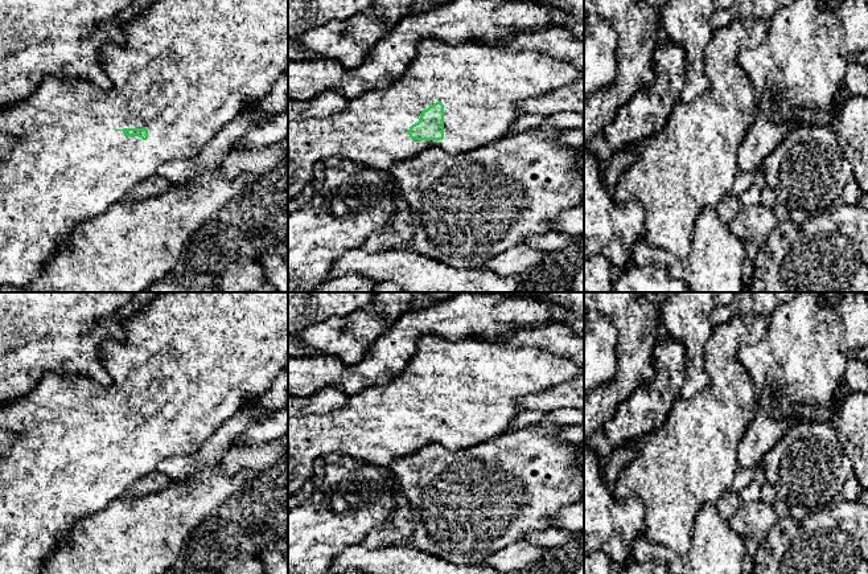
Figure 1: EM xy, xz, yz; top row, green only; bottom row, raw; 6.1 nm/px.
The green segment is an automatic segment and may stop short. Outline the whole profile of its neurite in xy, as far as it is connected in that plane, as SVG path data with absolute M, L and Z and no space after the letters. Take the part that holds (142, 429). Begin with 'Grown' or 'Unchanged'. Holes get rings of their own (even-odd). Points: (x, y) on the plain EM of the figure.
Grown. M160 292L127 319L124 341L108 341L103 345L103 365L111 377L110 385L96 384L85 376L48 372L28 395L0 409L0 429L18 435L9 451L0 456L0 574L37 574L45 559L69 541L81 520L124 497L135 481L156 471L166 459L196 455L225 421L248 401L266 394L288 365L288 292Z

